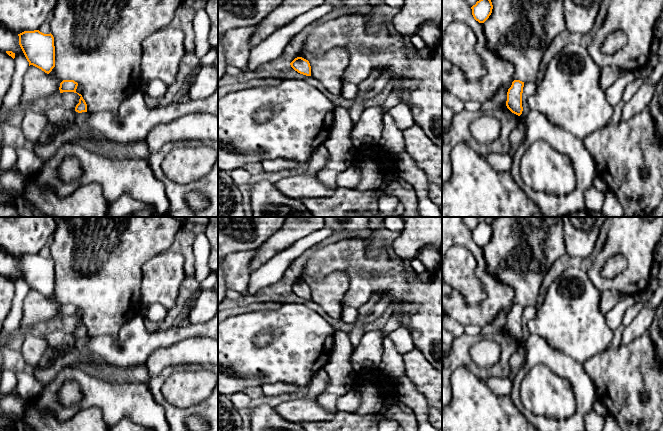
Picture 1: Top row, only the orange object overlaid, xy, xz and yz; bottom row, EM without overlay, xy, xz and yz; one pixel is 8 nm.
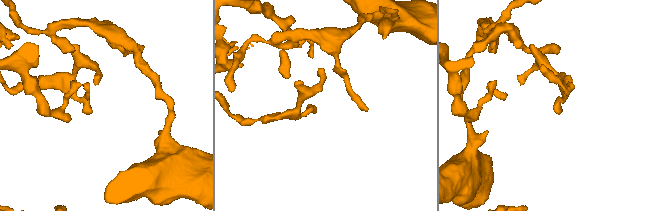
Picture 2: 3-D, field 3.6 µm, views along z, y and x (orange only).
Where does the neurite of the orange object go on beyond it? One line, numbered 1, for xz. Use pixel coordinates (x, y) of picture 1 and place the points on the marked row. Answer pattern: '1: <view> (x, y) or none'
1: none

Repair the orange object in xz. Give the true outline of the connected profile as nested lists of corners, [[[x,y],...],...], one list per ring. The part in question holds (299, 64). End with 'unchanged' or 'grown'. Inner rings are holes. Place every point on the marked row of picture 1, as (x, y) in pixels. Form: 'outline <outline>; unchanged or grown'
outline [[[297,57],[290,63],[290,65],[298,73],[311,76],[311,66],[308,60]]]; unchanged

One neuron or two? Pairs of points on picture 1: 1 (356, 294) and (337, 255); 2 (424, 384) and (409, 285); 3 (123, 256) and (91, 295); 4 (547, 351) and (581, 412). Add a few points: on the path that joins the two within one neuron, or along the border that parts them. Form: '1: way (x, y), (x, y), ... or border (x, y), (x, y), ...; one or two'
1: way (356, 284), (356, 274), (347, 265); one
2: border (414, 346), (431, 365); two
3: way (113, 266), (103, 276), (103, 283), (101, 285); one
4: way (562, 366), (581, 385), (581, 397); one

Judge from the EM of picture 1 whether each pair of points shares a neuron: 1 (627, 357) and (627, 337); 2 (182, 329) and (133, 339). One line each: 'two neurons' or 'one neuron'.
1: two neurons
2: one neuron

